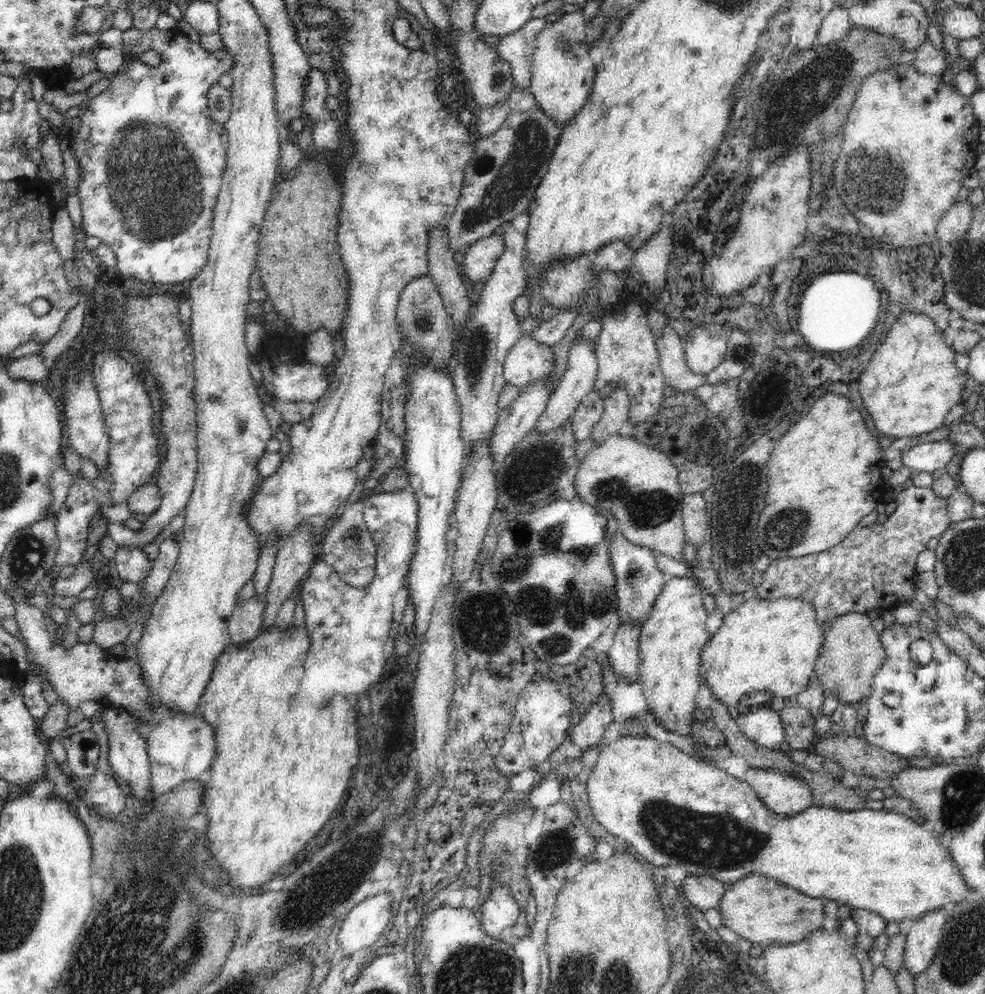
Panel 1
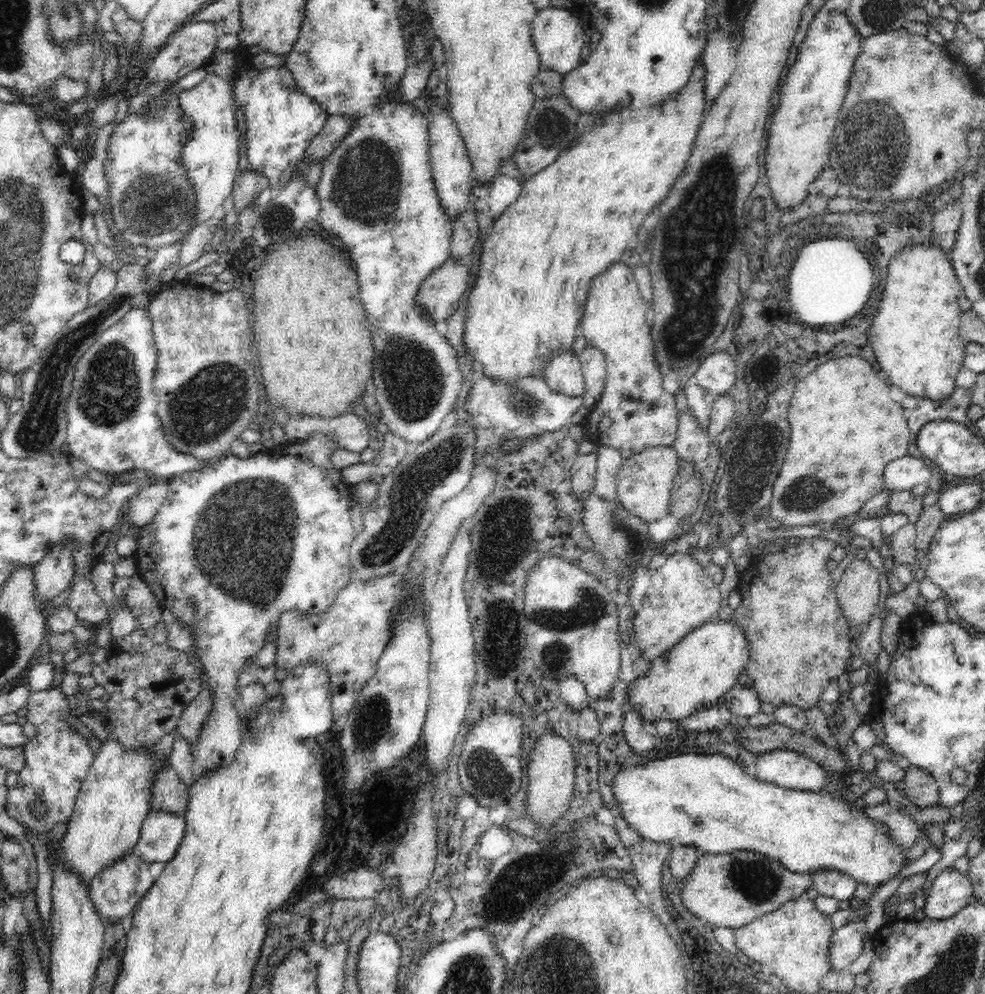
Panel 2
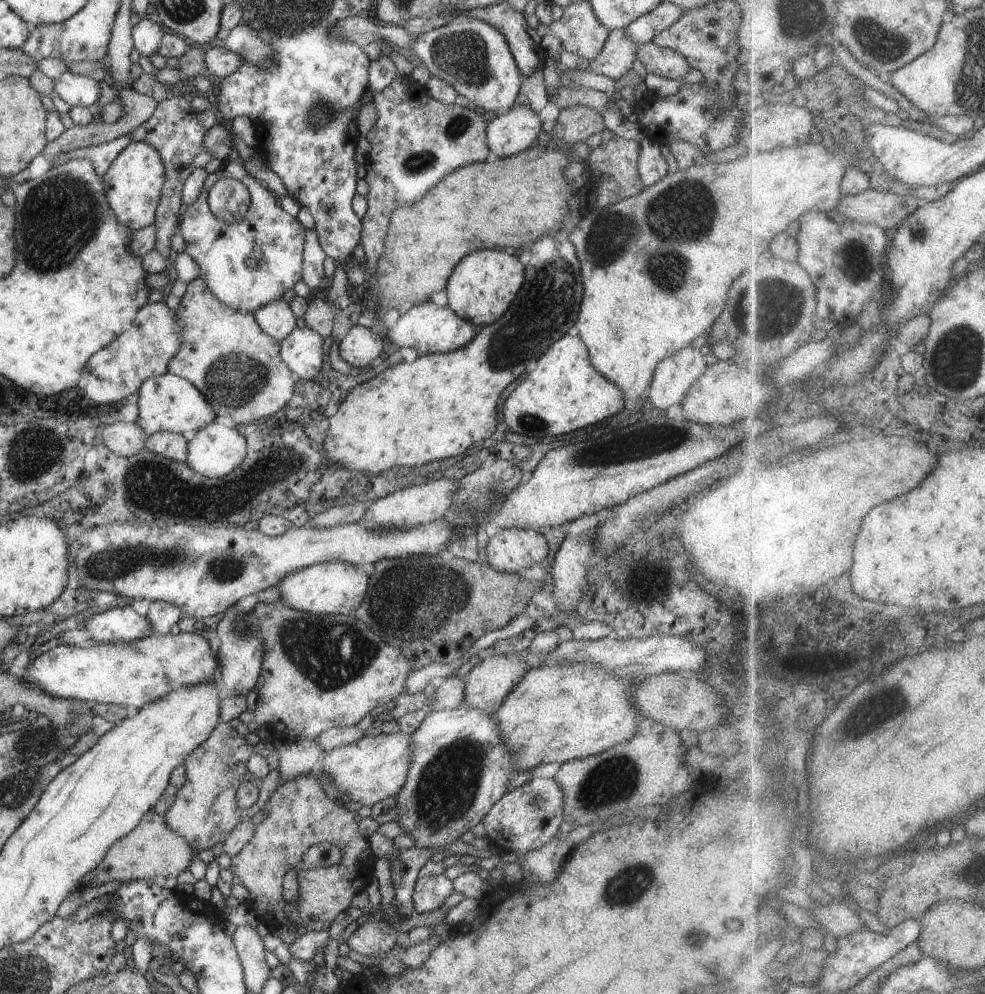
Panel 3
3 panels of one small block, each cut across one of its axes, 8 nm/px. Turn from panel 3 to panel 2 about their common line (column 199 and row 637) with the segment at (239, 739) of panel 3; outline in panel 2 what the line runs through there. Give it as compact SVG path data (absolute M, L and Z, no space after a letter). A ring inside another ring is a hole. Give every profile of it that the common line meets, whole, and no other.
M822 536L802 538L799 544L790 548L788 554L766 554L762 560L739 572L743 581L738 582L737 588L743 598L733 610L730 621L744 629L750 652L745 667L748 675L746 686L758 693L761 702L770 702L774 707L788 705L811 709L820 702L820 696L830 681L849 671L852 658L849 624L841 614L835 591L837 581L826 571L826 562L838 545L838 542Z

